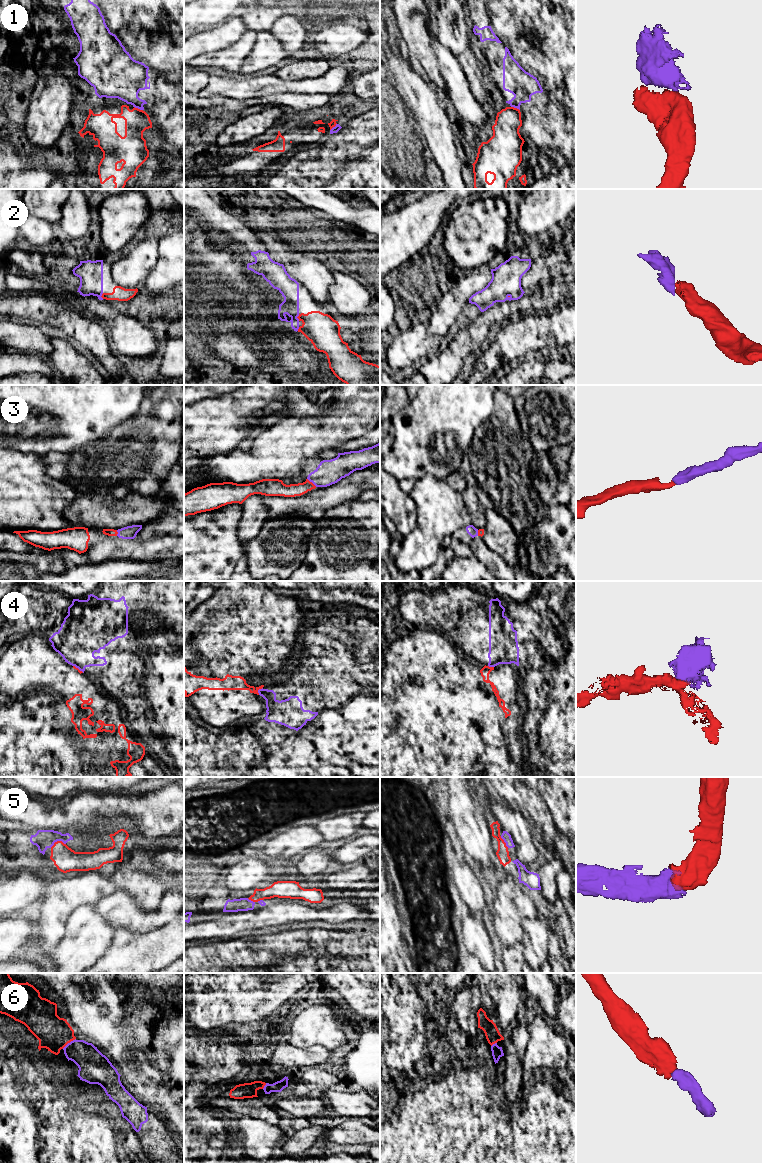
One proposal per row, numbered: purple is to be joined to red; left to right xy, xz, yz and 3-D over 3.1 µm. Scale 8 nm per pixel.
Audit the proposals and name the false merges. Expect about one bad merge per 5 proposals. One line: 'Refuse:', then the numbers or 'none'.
Refuse: 1, 4

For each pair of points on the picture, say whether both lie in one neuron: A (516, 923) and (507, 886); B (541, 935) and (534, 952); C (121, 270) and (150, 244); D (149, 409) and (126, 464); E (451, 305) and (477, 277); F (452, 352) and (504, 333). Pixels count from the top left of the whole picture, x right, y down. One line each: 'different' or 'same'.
A: same
B: same
C: same
D: same
E: same
F: different

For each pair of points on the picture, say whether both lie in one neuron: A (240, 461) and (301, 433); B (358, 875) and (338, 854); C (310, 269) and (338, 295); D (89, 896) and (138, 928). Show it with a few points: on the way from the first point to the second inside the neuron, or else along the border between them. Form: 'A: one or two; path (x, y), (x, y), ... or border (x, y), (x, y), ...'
A: one; path (255, 461), (266, 459), (279, 452), (286, 445)
B: two; border (361, 861), (357, 863)
C: two; border (329, 269), (333, 279), (330, 287)
D: two; border (115, 889), (103, 896), (94, 905)

